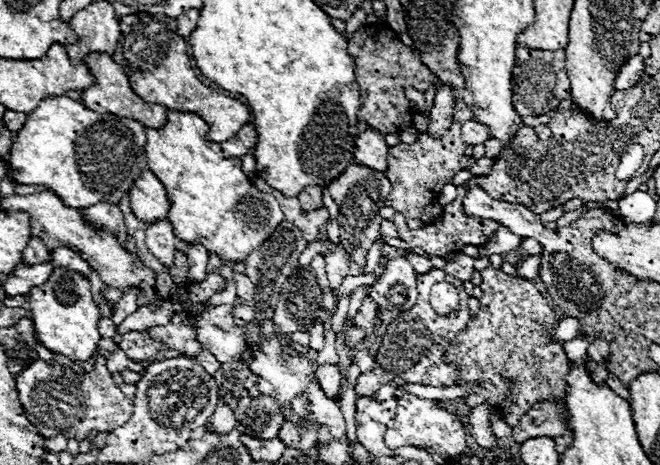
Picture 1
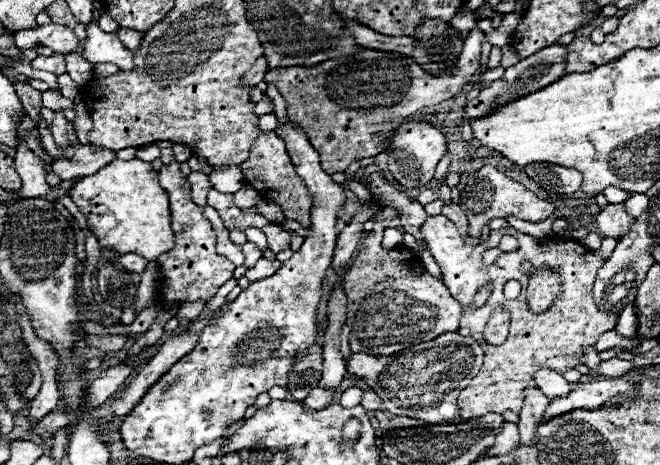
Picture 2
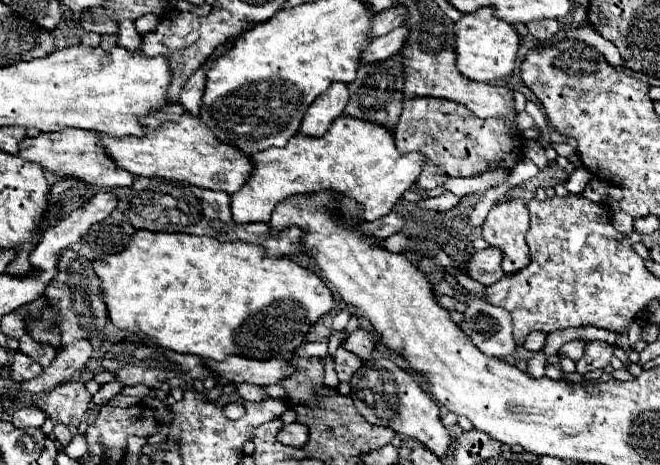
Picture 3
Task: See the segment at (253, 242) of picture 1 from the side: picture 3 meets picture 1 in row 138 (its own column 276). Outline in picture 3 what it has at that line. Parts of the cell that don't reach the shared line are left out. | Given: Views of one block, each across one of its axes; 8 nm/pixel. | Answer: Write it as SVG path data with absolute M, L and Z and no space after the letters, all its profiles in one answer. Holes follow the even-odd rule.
M338 116L328 132L320 138L296 134L284 148L268 148L252 156L252 174L246 184L232 194L232 220L236 224L270 222L278 202L296 194L314 194L330 190L340 196L352 198L362 206L362 220L372 222L388 214L418 178L424 156L400 156L394 146L394 136L372 122L362 122L350 116Z

